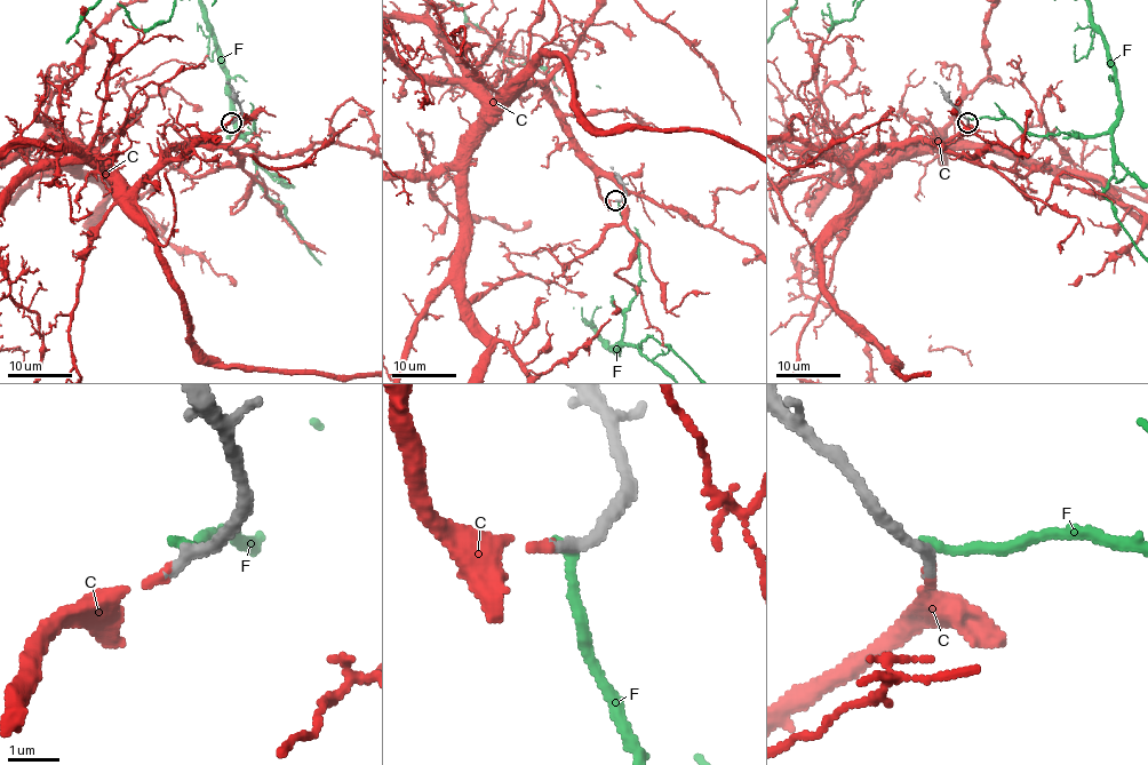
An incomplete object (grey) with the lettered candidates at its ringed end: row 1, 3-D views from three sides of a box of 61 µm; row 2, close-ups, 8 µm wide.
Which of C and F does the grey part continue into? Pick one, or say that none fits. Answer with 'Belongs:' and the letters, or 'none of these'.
Belongs: C

